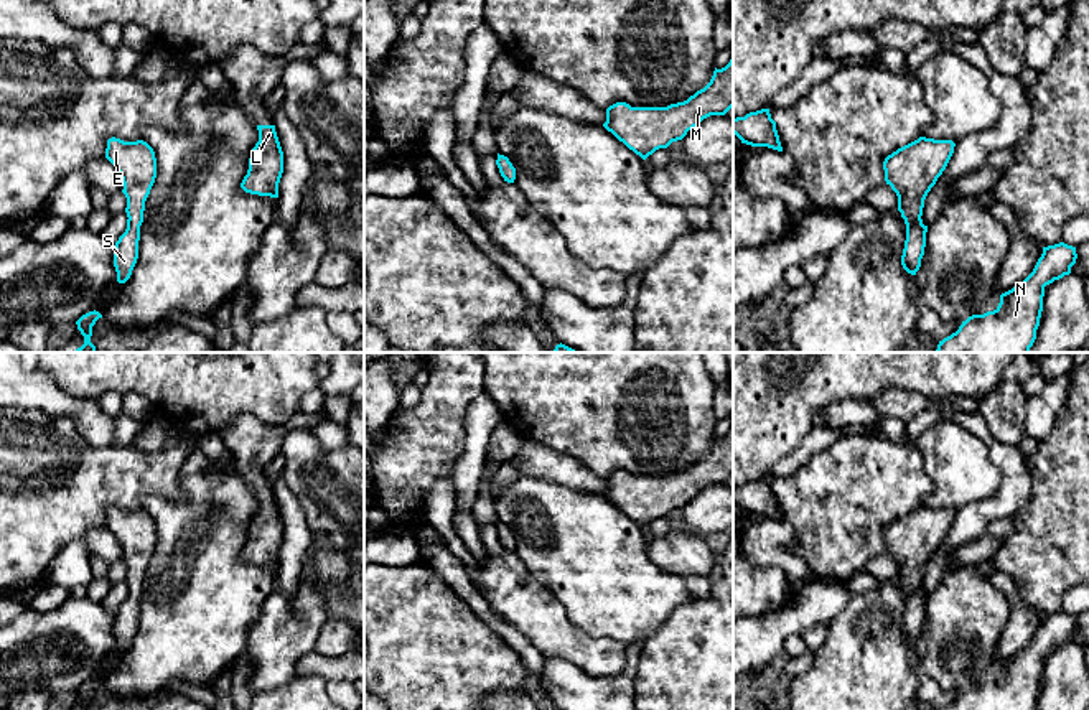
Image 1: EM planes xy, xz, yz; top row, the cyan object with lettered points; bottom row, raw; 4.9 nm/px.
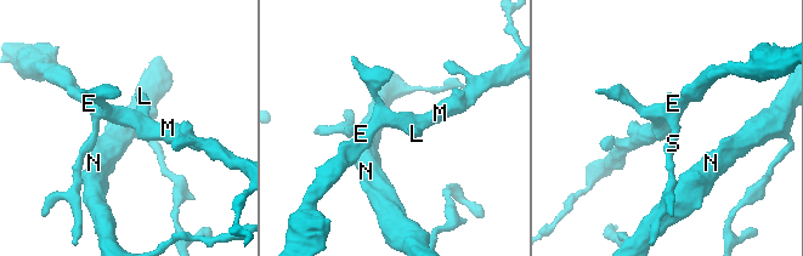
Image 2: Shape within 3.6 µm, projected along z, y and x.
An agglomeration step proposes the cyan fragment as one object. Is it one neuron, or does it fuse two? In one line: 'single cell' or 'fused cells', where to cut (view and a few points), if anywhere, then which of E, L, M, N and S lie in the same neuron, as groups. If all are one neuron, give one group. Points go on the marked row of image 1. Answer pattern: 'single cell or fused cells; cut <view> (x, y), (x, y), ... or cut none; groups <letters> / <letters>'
fused cells; cut yz (905, 219), (921, 224); groups E L M / N S

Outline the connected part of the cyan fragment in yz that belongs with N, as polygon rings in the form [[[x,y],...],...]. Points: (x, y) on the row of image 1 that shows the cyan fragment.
[[[1043,247],[1033,272],[1000,295],[993,311],[972,315],[934,353],[1030,353],[1043,311],[1045,287],[1071,273],[1076,247]]]

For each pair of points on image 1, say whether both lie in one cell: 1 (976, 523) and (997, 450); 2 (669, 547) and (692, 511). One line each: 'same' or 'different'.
1: same
2: different

